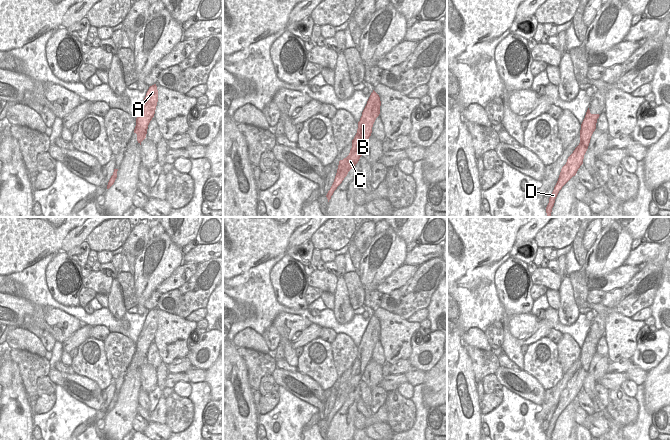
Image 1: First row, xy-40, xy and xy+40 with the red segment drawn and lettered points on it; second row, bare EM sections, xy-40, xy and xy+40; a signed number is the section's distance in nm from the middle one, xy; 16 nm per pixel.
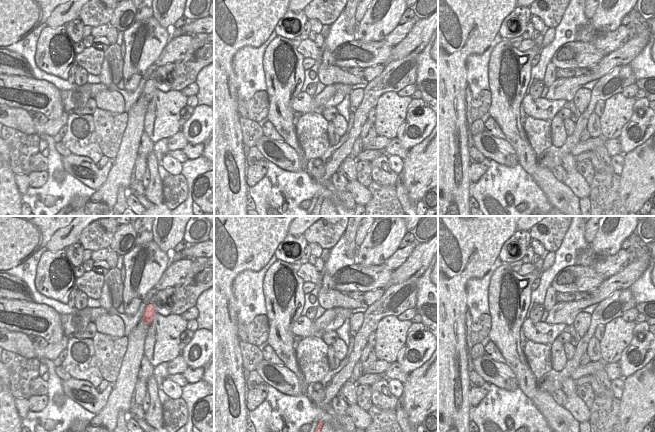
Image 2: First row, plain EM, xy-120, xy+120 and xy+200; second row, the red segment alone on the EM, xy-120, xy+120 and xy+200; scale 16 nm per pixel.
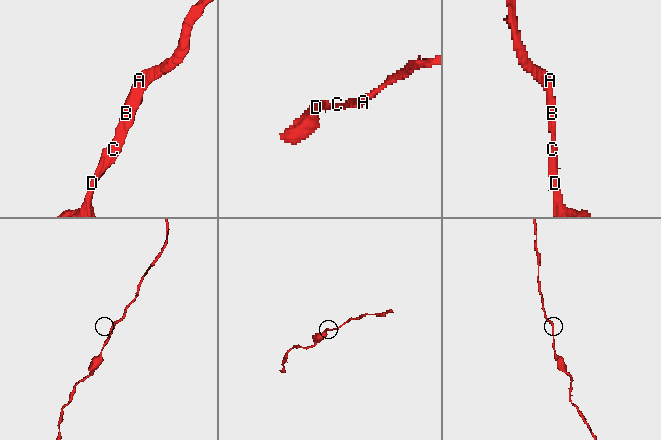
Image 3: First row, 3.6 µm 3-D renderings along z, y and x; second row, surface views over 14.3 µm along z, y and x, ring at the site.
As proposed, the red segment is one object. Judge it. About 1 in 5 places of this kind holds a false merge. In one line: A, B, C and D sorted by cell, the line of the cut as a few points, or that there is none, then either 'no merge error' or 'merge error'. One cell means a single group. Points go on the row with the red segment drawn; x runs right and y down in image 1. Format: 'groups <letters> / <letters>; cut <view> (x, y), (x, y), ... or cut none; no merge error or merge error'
groups A B C D; cut none; no merge error

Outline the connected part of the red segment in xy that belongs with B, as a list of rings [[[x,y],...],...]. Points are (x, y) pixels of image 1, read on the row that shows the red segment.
[[[373,90],[362,112],[360,121],[358,122],[357,133],[352,140],[352,148],[350,153],[346,158],[339,161],[334,182],[326,195],[328,202],[334,191],[347,176],[348,172],[358,163],[360,157],[362,156],[365,143],[371,136],[373,124],[380,114],[380,106],[380,97]]]

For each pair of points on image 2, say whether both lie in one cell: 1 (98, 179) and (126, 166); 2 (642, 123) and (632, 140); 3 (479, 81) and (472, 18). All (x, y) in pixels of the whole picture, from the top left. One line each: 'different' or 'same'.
1: different
2: same
3: different

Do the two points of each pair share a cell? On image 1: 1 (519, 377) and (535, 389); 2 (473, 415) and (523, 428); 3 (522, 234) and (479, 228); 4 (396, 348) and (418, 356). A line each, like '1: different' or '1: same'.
1: same
2: different
3: different
4: different

